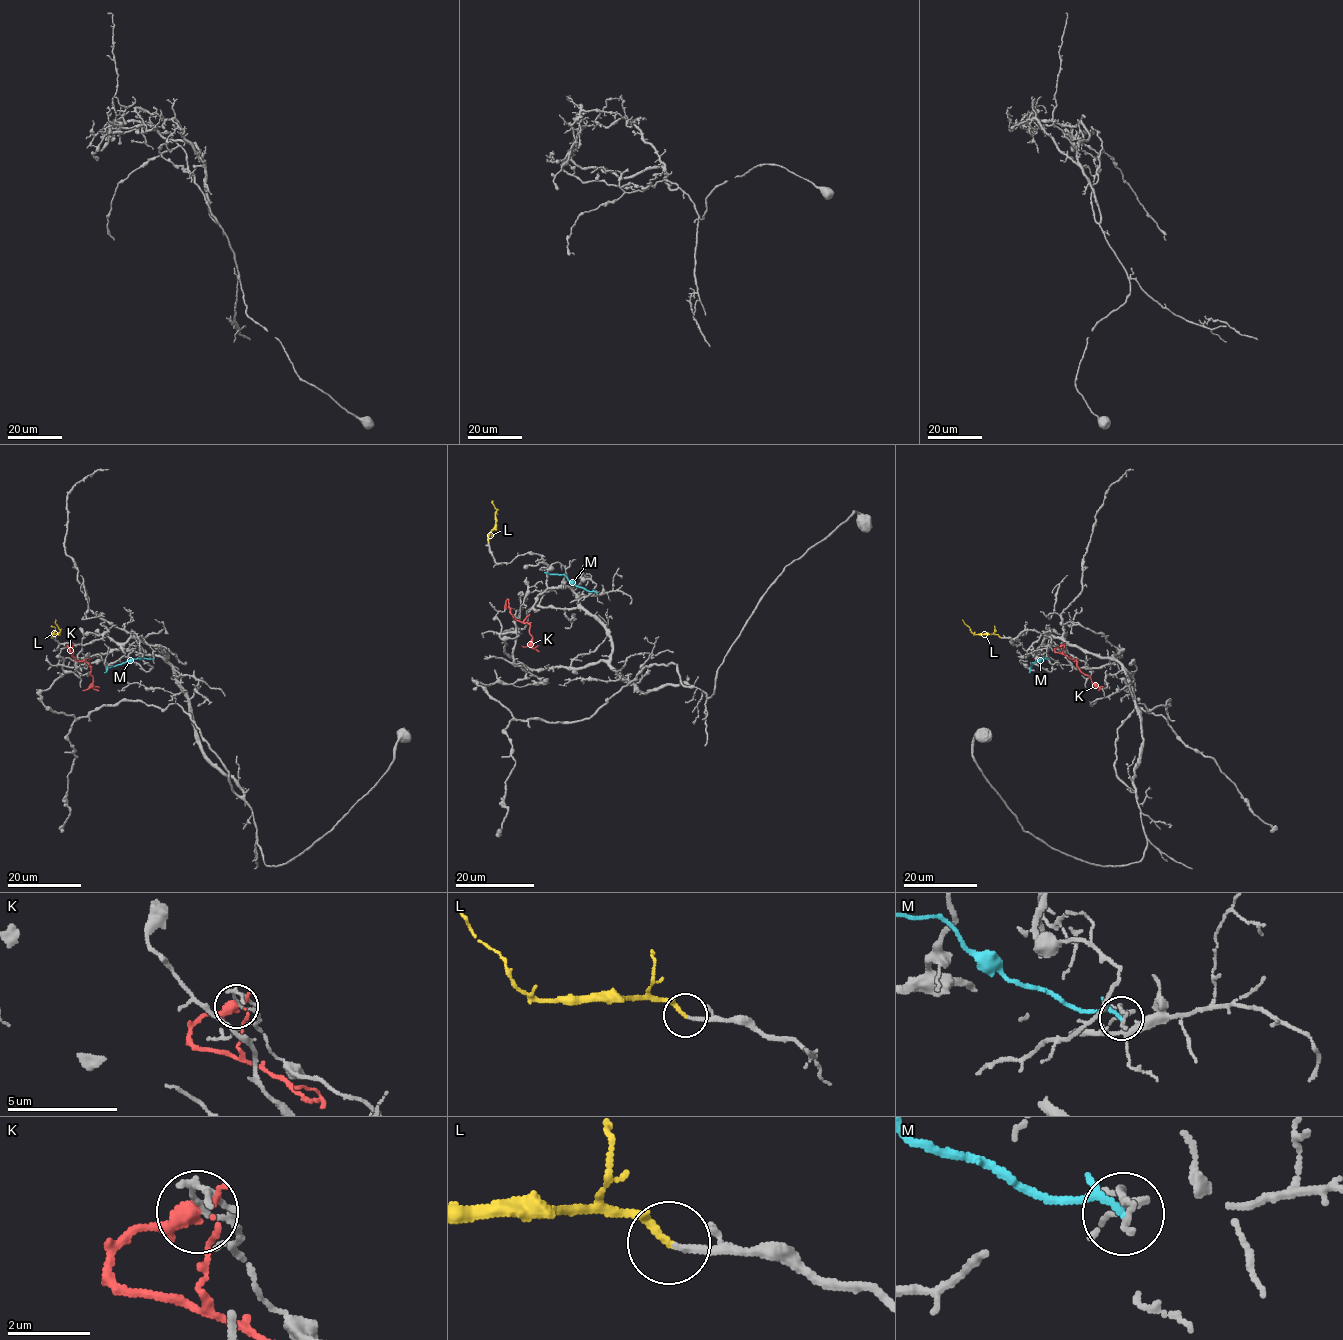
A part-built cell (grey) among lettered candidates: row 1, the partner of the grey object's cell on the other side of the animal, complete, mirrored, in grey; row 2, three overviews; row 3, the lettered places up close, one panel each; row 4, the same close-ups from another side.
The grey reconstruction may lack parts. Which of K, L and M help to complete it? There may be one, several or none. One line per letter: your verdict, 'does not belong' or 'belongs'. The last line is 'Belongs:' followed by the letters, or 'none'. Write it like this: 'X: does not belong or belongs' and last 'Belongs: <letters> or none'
K: does not belong
L: belongs
M: does not belong
Belongs: L

